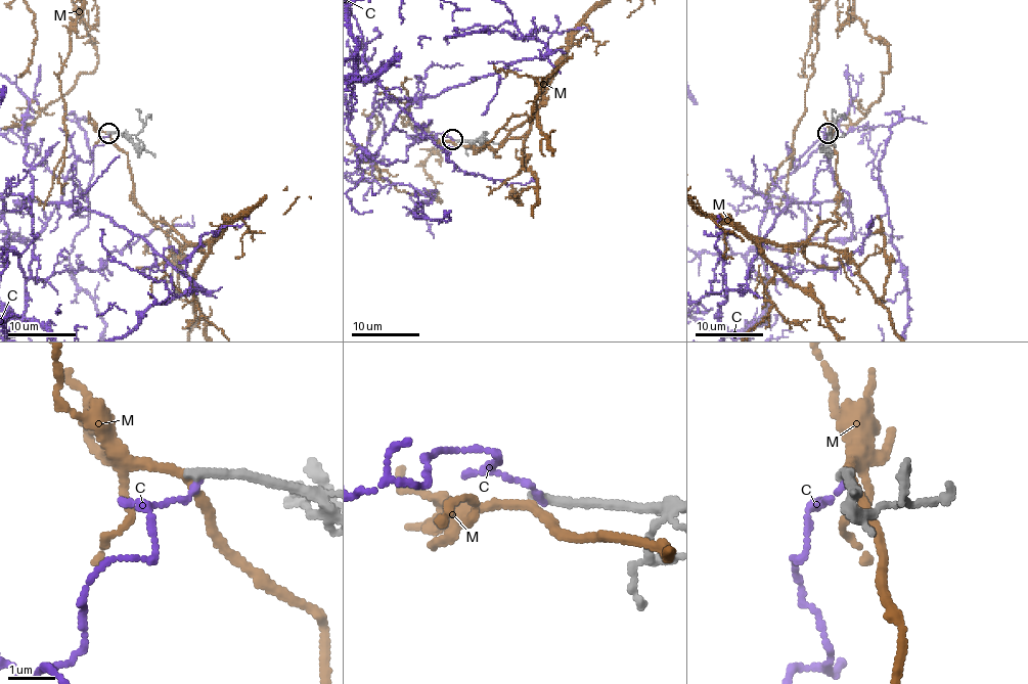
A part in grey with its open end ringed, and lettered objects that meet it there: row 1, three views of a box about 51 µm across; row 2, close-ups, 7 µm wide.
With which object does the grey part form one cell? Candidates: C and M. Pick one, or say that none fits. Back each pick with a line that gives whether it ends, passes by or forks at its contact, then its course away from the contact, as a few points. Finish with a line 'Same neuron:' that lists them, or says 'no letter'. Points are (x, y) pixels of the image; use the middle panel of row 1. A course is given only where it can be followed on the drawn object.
Same neuron: no letter

